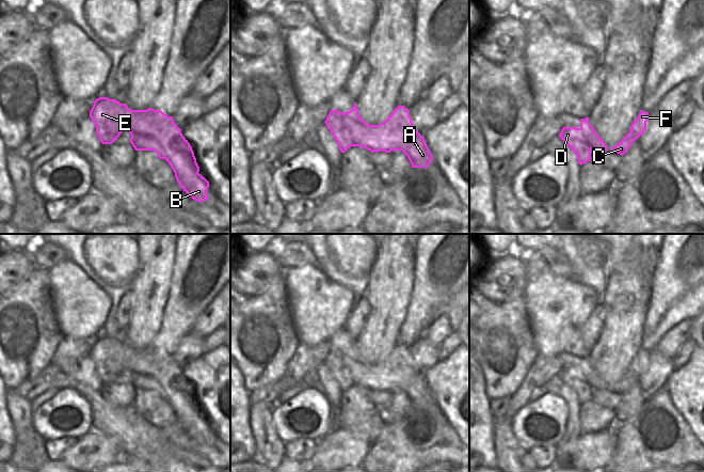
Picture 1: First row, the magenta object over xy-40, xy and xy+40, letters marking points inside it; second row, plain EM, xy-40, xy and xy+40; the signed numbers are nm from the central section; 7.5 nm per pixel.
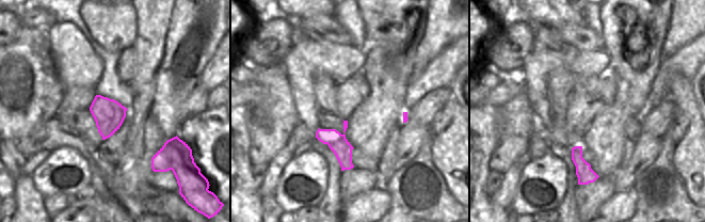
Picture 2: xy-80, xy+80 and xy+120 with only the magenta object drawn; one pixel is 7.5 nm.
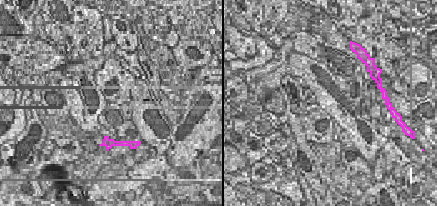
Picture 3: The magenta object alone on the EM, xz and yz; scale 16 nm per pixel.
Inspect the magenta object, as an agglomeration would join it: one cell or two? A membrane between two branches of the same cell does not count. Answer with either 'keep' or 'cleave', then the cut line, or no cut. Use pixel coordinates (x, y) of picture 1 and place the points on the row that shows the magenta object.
cleave; cut in xy along (344, 113), (346, 126), (351, 132), (354, 145)

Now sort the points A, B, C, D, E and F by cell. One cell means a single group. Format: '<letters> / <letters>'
A B C F / D E

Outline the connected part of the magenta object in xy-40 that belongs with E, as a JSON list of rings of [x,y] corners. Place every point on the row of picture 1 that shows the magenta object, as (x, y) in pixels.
[[[99,97],[94,101],[90,117],[102,144],[112,144],[128,128],[132,110],[116,99]]]

